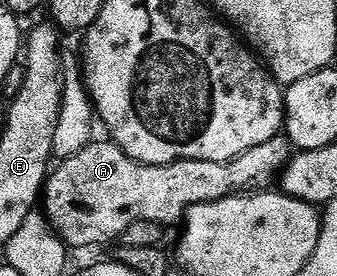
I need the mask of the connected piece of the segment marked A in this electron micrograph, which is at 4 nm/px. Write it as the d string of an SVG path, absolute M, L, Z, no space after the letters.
M280 133L275 138L257 145L236 159L227 163L217 161L197 161L196 159L178 159L175 163L166 163L163 167L145 165L131 159L116 143L93 141L81 153L63 159L60 167L50 172L41 196L41 211L46 216L51 230L58 235L68 248L95 247L98 243L107 243L110 239L118 240L133 225L133 221L153 221L170 225L186 216L187 211L198 203L212 203L225 199L232 193L243 193L248 189L267 189L280 178L287 166L293 148L286 134Z

